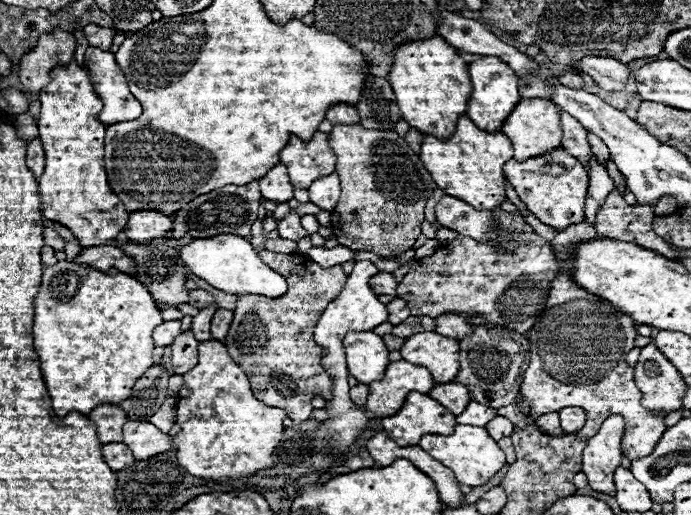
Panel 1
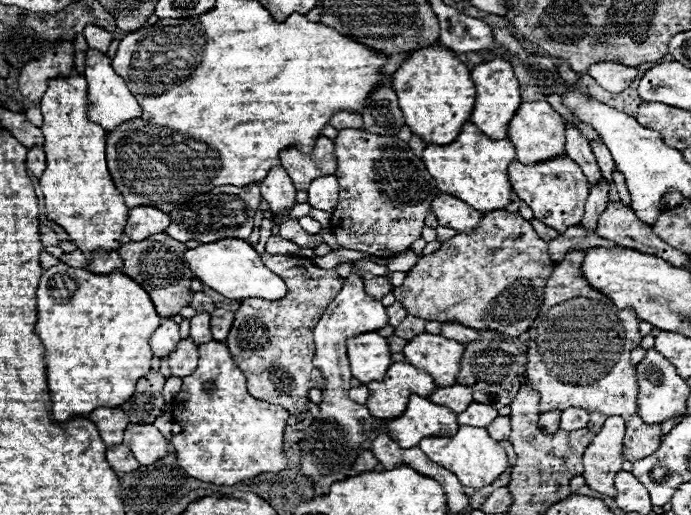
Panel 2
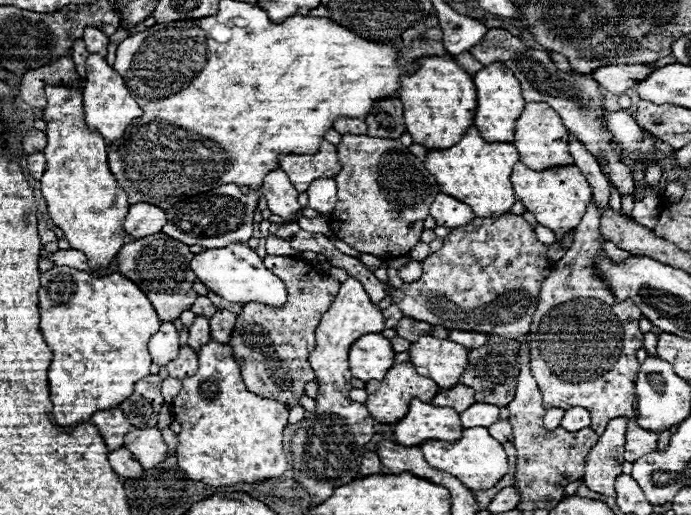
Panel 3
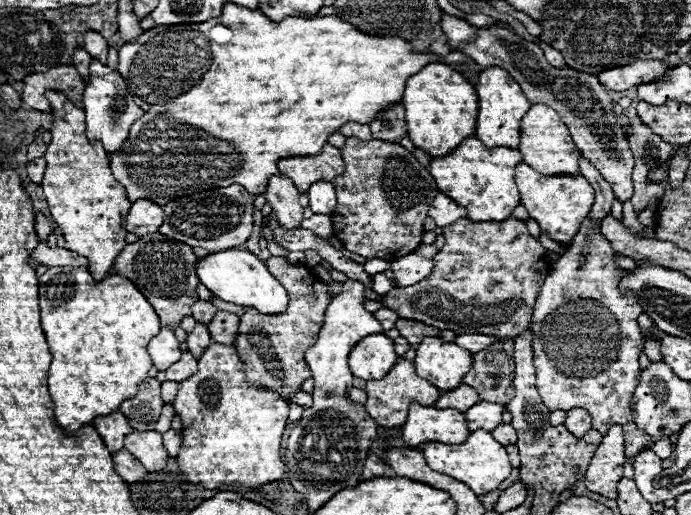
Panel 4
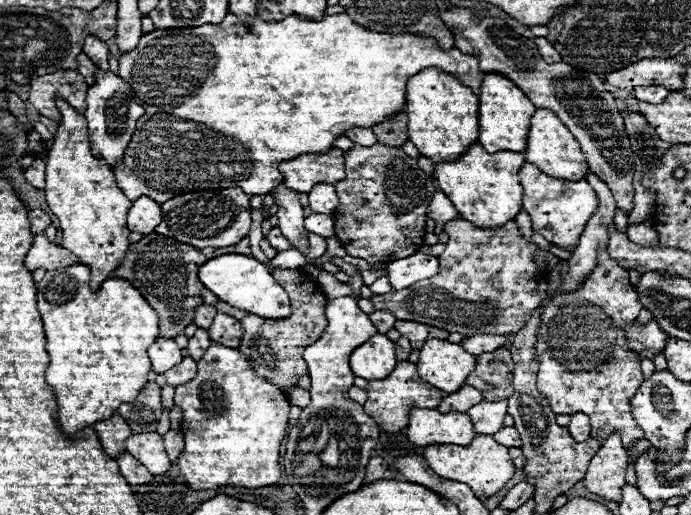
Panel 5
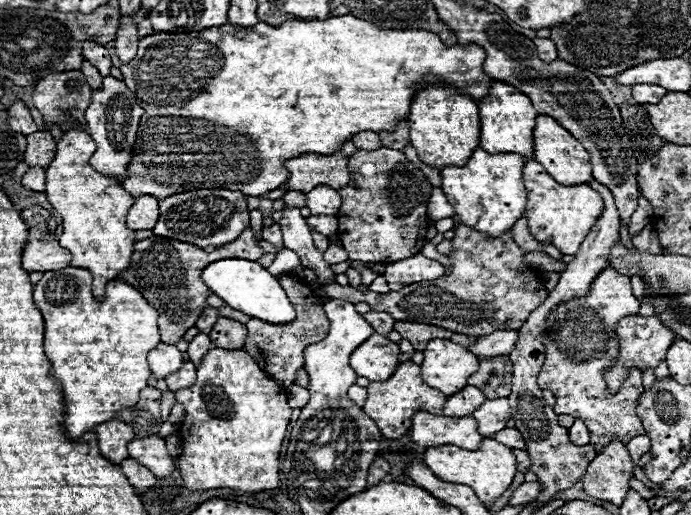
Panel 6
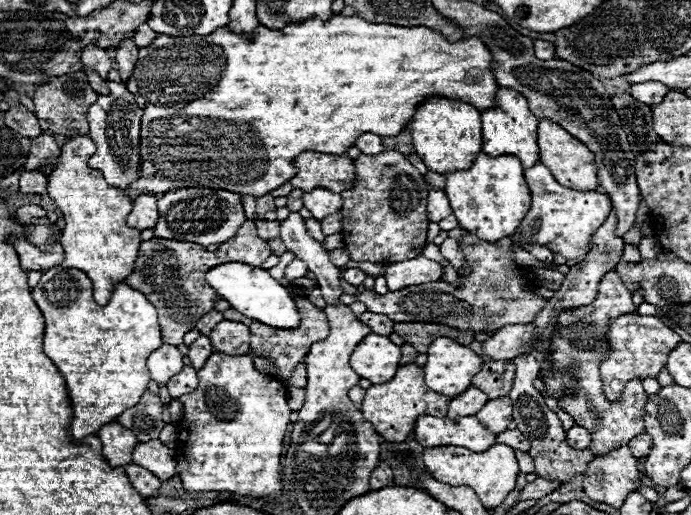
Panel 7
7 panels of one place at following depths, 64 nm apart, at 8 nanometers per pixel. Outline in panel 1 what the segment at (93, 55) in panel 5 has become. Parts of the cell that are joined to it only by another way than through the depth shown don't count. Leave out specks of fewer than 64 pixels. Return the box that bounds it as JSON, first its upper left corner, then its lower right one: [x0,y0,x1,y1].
[84,24,116,50]

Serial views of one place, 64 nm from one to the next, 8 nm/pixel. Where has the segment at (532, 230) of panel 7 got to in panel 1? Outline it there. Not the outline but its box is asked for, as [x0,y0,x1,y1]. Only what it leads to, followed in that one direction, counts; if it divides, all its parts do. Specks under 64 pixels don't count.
[504,148,588,230]

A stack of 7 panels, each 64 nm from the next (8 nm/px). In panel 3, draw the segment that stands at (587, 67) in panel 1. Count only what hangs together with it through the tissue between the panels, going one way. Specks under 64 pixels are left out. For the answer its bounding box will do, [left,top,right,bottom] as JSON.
[592,64,652,94]

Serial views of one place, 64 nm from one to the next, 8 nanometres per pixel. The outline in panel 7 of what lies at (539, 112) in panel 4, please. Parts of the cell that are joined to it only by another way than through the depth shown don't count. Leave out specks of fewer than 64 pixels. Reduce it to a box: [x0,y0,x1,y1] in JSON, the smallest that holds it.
[538,120,598,192]

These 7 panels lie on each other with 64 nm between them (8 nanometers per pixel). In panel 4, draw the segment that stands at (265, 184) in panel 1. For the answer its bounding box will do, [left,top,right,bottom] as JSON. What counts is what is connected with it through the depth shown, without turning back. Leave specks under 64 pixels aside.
[264,176,304,232]

